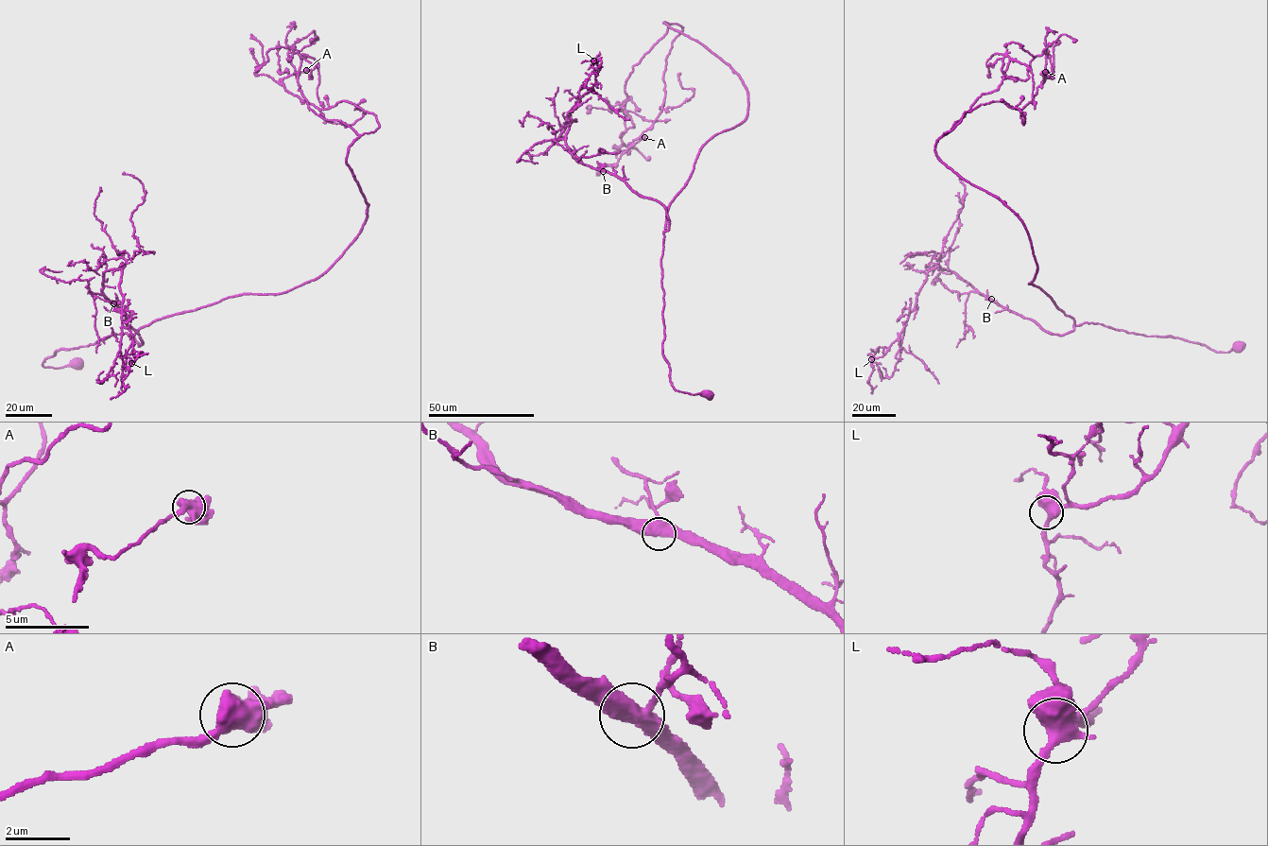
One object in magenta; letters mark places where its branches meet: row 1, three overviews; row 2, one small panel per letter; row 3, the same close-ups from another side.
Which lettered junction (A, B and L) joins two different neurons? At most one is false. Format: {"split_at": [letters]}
{"split_at": []}

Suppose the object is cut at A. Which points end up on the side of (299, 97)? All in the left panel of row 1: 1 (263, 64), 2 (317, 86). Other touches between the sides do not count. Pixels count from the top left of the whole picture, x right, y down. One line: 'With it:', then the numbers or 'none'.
With it: none

